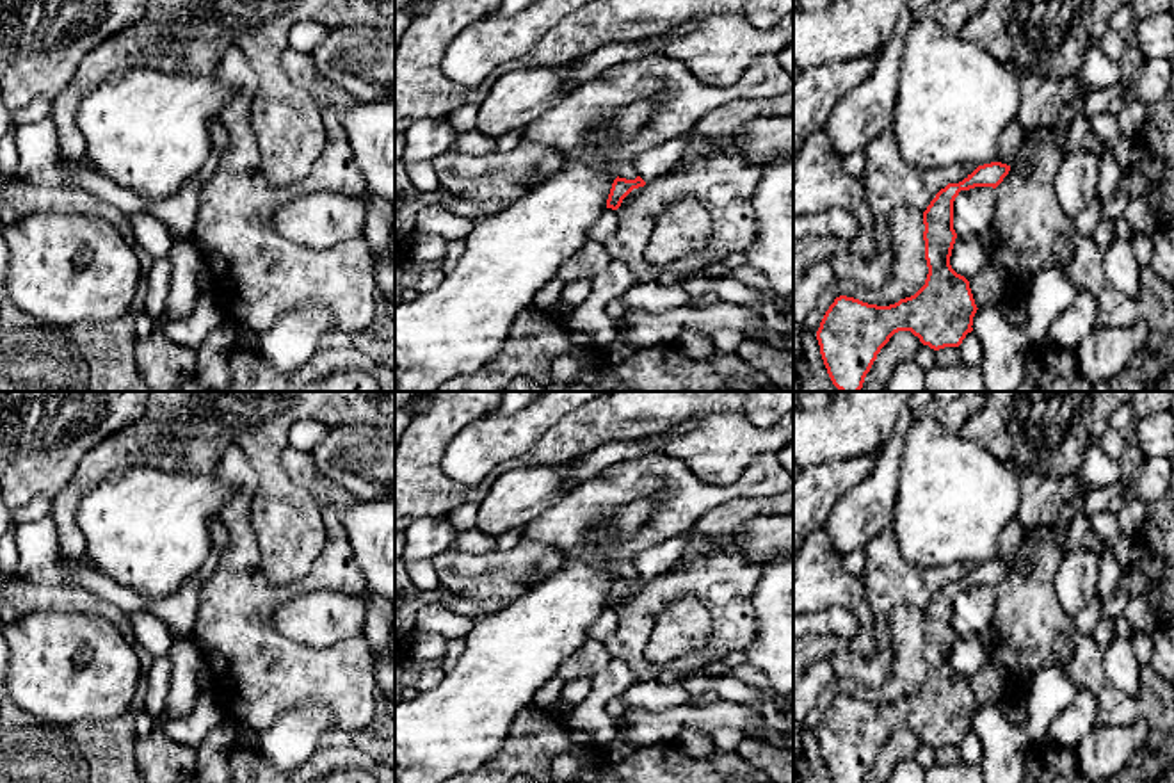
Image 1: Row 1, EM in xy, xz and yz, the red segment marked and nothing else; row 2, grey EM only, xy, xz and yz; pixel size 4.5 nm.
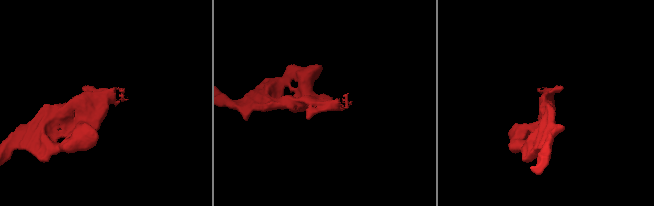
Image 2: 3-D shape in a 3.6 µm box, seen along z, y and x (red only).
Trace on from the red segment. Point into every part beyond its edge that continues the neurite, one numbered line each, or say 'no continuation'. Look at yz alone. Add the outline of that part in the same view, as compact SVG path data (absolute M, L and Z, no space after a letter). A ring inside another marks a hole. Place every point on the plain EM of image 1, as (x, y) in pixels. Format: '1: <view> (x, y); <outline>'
no continuation

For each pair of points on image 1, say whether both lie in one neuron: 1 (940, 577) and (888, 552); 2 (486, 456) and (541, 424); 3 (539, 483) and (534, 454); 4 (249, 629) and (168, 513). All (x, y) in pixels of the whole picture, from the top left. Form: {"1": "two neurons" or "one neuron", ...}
{"1": "one neuron", "2": "one neuron", "3": "two neurons", "4": "two neurons"}

